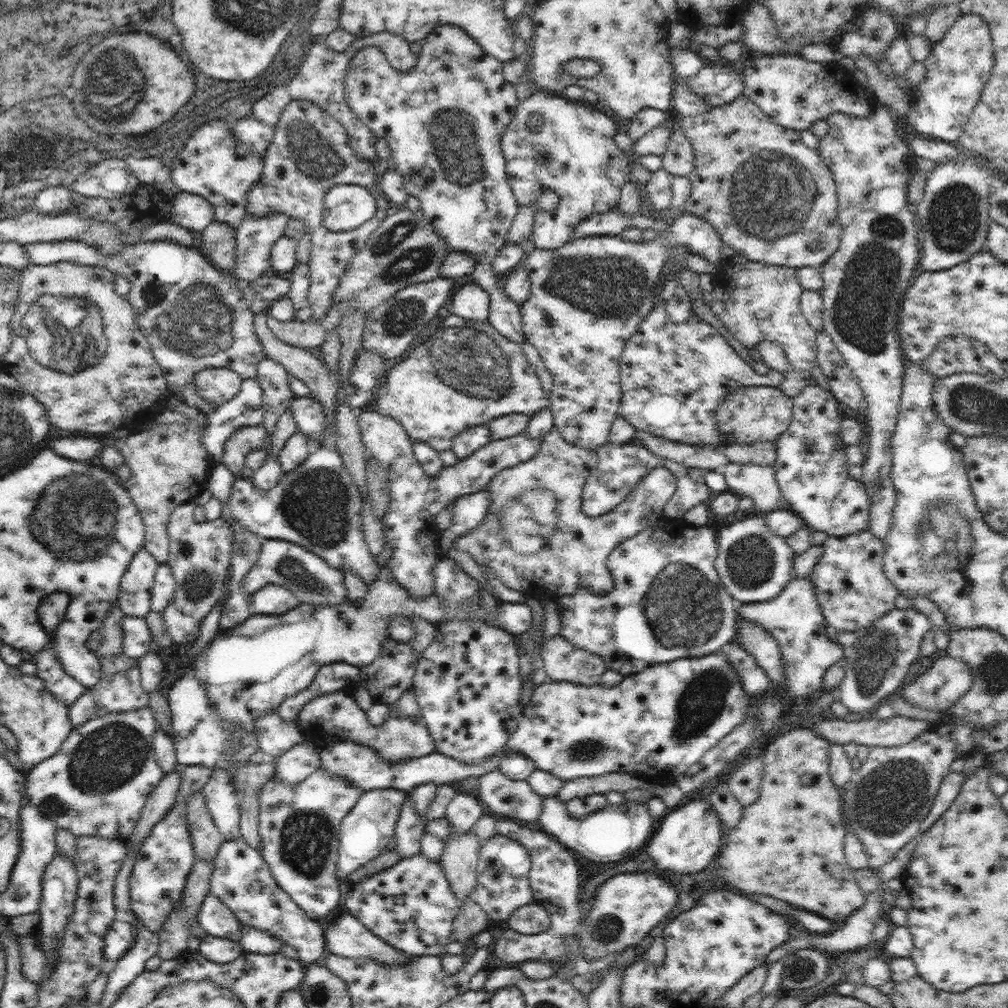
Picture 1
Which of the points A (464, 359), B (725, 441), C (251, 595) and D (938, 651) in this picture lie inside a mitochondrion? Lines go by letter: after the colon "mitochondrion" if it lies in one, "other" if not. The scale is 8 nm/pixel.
A: mitochondrion
B: other
C: other
D: other

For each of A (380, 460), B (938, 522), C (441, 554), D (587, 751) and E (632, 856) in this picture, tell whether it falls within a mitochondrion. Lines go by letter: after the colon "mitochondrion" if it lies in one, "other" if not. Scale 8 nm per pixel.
A: other
B: mitochondrion
C: other
D: mitochondrion
E: other

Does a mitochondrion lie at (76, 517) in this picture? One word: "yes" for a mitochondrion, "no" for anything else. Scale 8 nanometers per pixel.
yes

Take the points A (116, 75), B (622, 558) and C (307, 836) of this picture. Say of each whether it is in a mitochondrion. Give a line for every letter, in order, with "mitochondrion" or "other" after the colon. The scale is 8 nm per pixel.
A: mitochondrion
B: other
C: mitochondrion

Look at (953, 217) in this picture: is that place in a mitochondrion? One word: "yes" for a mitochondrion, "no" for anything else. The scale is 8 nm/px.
yes

